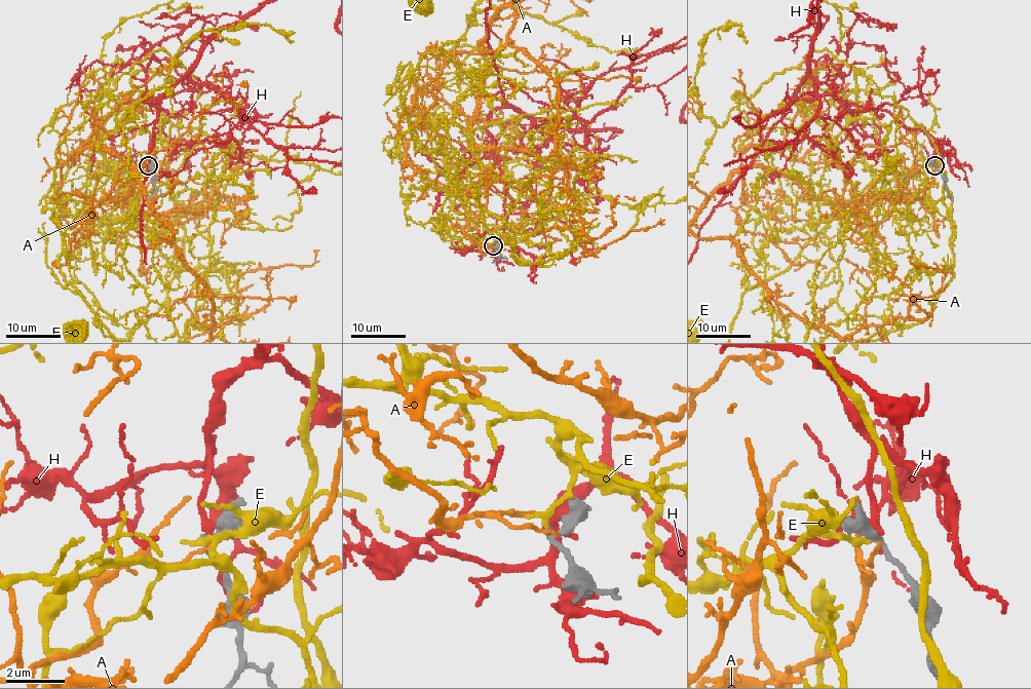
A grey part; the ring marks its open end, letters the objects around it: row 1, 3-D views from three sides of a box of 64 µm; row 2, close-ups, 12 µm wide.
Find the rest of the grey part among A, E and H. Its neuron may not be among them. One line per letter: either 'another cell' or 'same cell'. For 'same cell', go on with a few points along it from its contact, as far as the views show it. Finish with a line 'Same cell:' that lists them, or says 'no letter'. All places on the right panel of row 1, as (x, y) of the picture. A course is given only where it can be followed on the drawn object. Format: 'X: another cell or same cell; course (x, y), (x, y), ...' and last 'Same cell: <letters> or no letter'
A: another cell
E: same cell
H: another cell
Same cell: E

